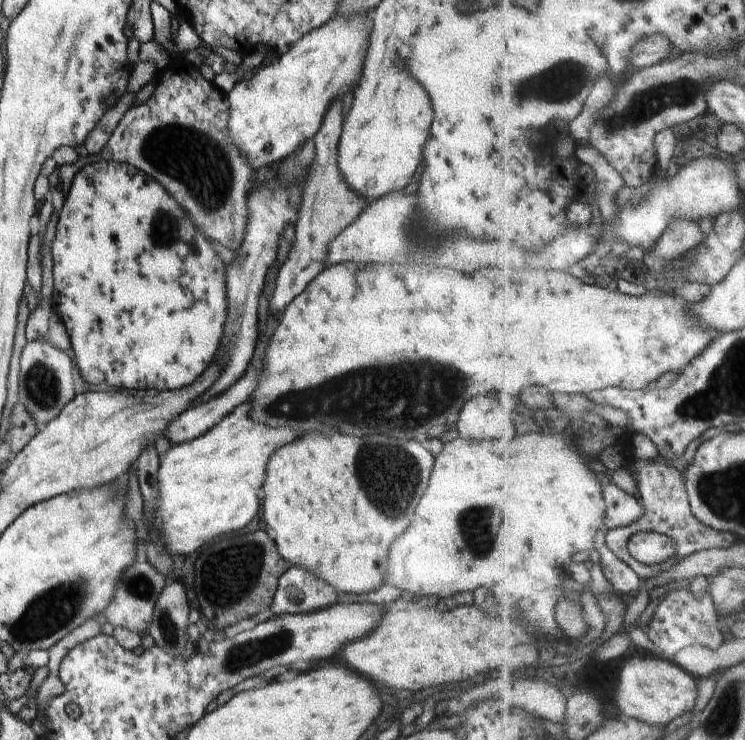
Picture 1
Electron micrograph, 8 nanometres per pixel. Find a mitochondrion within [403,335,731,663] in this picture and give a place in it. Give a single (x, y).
(472, 522)

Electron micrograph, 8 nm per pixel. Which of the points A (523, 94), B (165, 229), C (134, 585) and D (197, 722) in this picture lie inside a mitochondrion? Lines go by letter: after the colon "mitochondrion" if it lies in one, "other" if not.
A: mitochondrion
B: mitochondrion
C: mitochondrion
D: other

